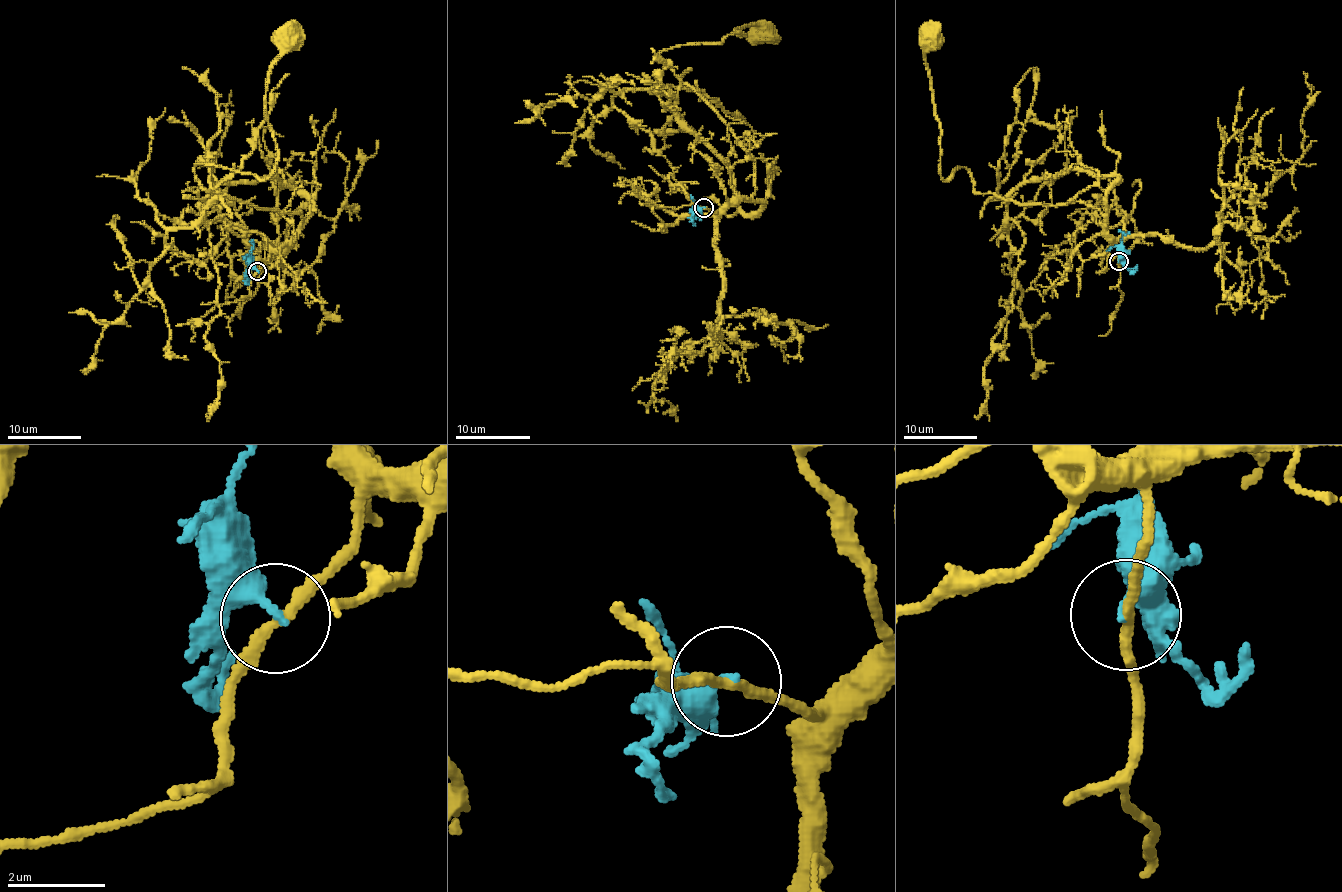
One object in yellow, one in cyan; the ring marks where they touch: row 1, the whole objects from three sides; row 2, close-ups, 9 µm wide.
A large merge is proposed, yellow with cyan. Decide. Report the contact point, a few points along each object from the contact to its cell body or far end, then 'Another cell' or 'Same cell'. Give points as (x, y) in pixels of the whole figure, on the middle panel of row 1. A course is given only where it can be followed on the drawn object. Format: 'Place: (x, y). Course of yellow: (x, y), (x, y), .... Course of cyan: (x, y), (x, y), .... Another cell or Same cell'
Place: (703, 207). Course of yellow: (703, 207), (717, 212), (749, 198), (752, 154), (657, 58), (720, 44), (747, 25), (760, 30). Course of cyan: (703, 207), (699, 220). Another cell

